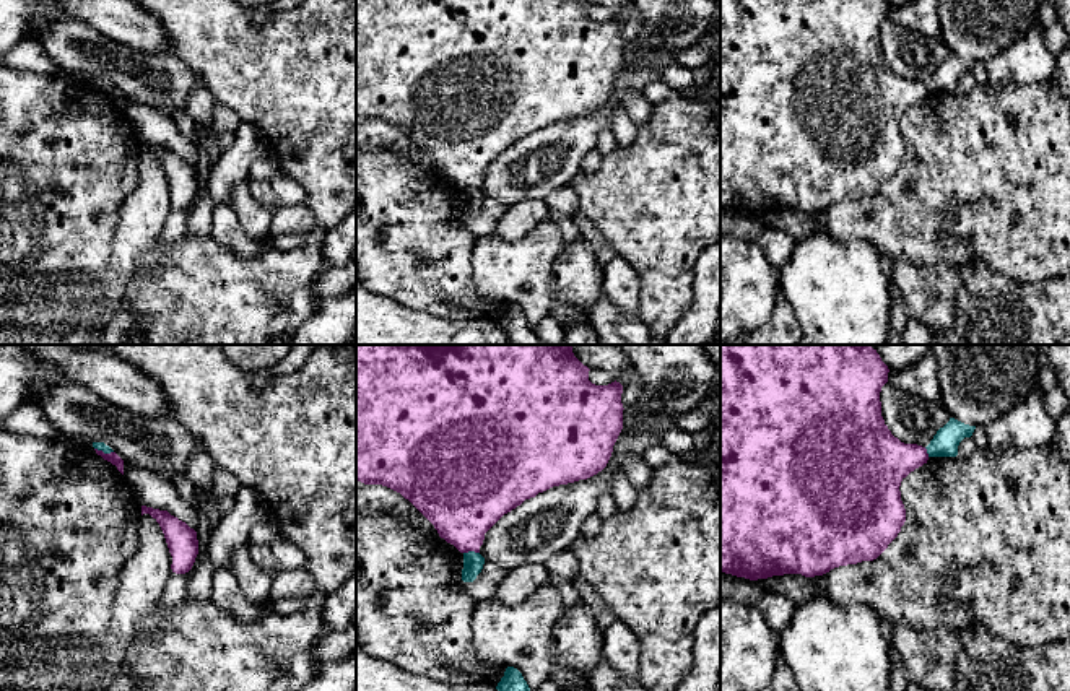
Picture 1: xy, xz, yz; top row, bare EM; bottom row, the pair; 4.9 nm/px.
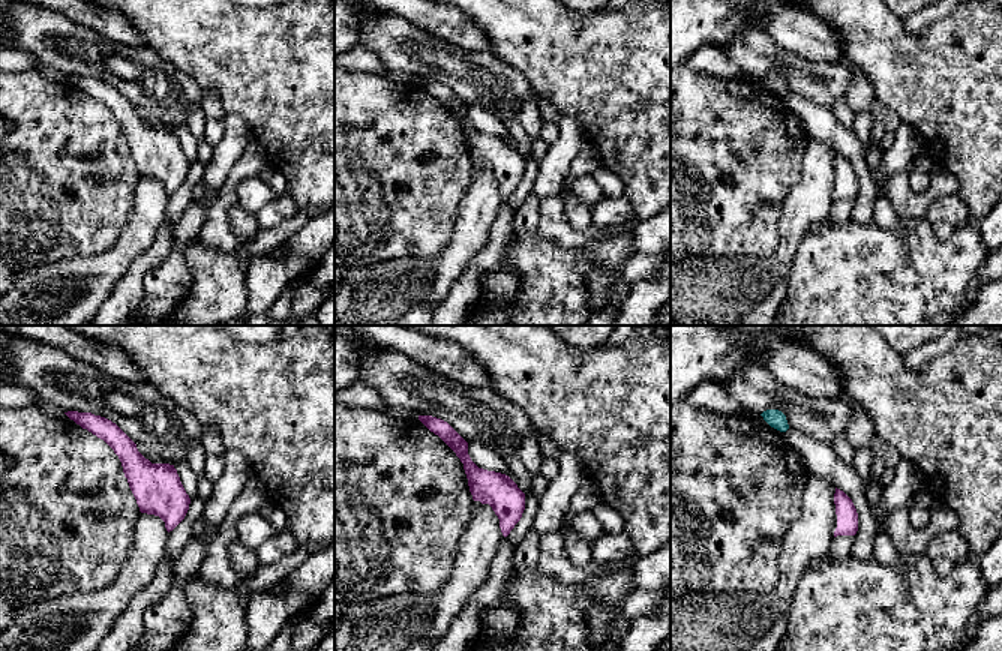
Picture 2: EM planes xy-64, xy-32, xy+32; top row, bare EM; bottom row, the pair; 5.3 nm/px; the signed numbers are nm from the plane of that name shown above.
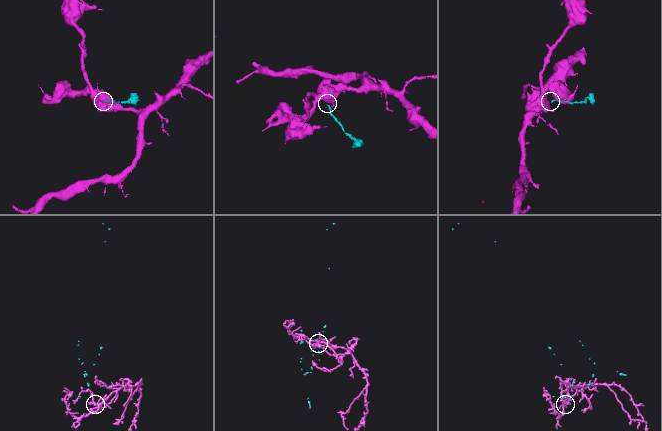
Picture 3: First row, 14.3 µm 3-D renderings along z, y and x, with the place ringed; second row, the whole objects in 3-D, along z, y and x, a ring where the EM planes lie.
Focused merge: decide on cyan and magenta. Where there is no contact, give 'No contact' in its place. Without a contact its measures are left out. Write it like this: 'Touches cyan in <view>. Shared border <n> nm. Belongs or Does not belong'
Touches cyan in xz. Shared border 80 nm. Does not belong

